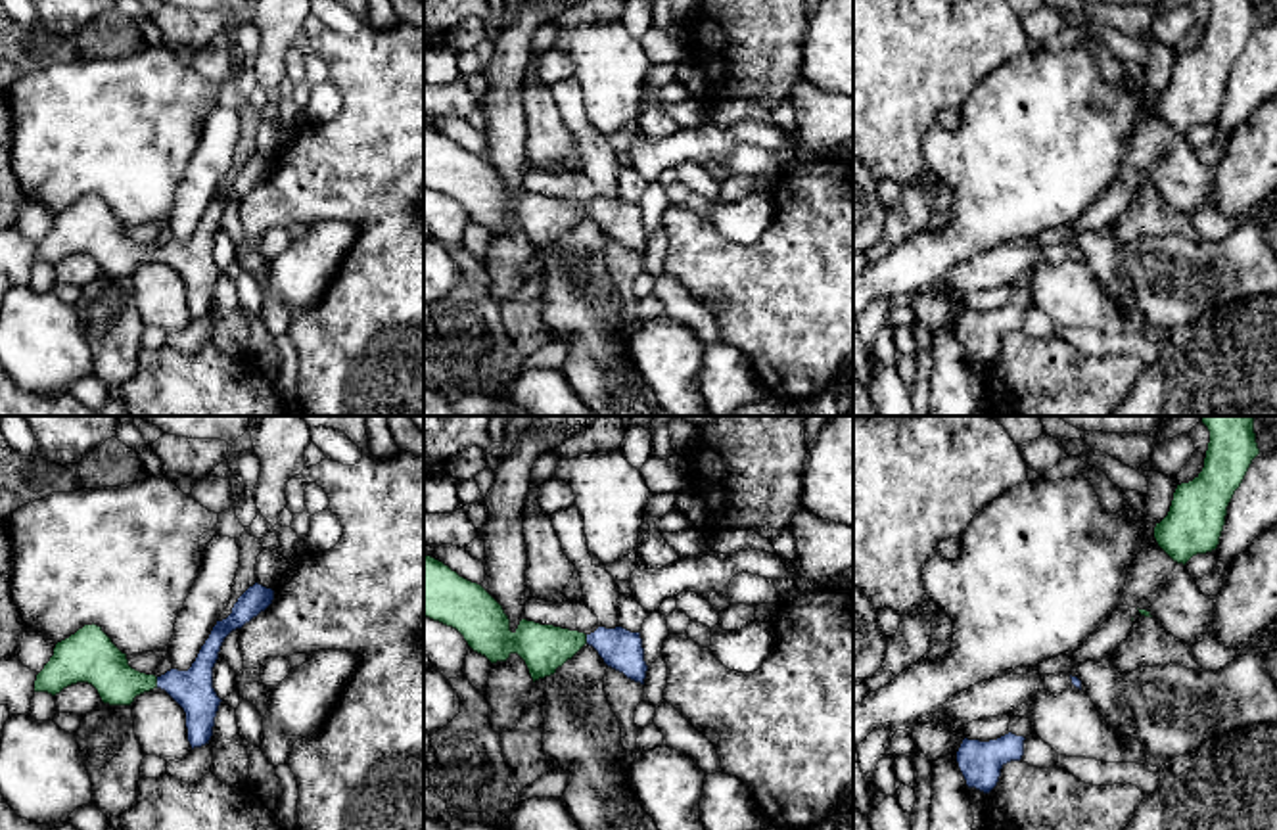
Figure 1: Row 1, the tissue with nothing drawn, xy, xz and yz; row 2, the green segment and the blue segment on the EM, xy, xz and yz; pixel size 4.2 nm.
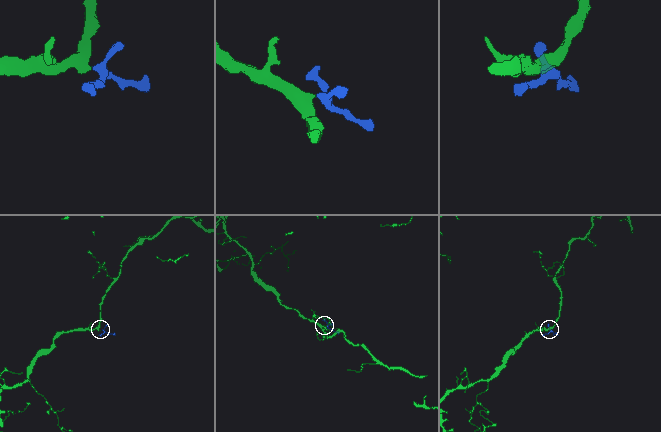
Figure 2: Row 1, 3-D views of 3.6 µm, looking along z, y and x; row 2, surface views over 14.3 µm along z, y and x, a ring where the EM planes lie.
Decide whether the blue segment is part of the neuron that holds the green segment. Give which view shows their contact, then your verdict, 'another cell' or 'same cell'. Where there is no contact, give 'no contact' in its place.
meets green in xy; same cell

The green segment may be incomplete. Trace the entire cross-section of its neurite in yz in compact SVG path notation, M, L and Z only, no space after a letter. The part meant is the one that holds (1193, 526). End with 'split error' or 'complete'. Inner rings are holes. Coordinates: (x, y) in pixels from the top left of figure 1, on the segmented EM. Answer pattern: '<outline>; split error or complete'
M1202 416L1210 443L1202 472L1177 485L1168 516L1156 523L1158 546L1177 564L1218 548L1227 506L1260 454L1254 416Z; complete

